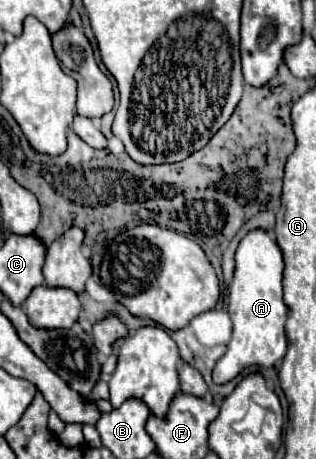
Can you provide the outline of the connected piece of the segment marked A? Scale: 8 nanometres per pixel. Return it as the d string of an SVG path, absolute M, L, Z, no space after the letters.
M251 231L237 249L235 275L229 285L229 315L233 321L233 337L227 345L225 355L213 369L213 381L217 385L235 379L247 367L275 367L277 361L287 353L285 319L287 305L283 303L283 255L275 237L267 231Z

